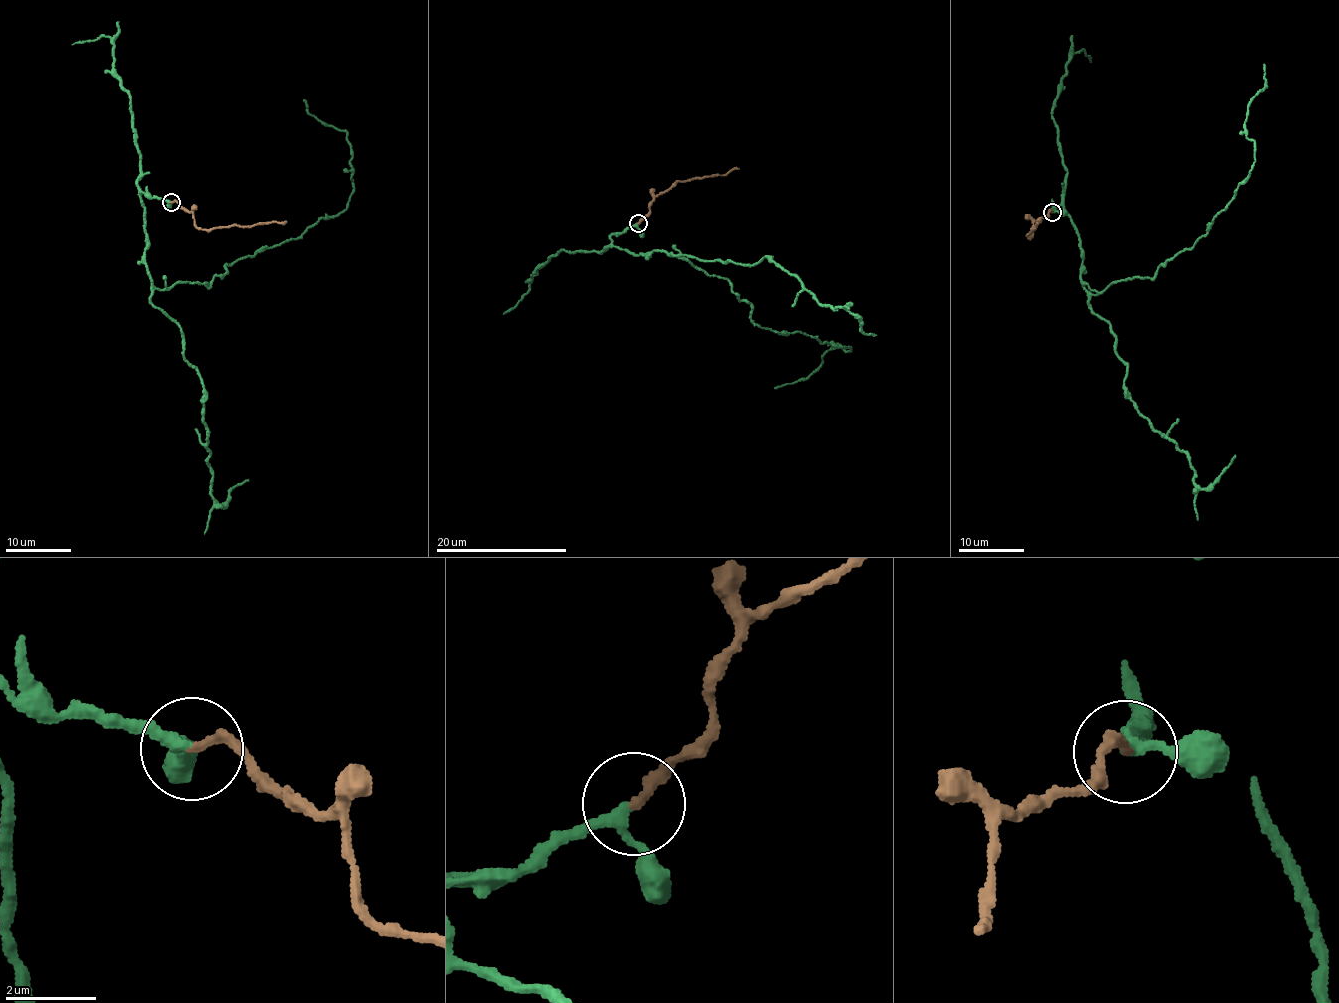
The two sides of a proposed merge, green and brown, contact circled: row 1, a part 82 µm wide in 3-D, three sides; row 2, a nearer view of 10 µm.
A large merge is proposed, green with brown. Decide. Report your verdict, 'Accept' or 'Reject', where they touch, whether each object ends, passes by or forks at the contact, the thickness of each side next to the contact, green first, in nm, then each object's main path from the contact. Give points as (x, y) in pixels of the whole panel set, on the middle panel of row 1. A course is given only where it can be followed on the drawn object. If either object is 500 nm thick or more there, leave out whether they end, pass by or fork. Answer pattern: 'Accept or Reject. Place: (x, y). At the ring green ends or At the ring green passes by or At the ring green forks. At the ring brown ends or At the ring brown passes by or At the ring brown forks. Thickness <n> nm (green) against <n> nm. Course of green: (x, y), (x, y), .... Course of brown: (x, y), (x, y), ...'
Accept. Place: (638, 223). At the ring green passes by. At the ring brown ends. Thickness 200 nm (green) against 190 nm. Course of green: (638, 223), (611, 244), (687, 258), (727, 278), (760, 326), (850, 347), (831, 346), (805, 378), (774, 388). Course of brown: (638, 223), (649, 213), (653, 198), (676, 184), (726, 175), (739, 168)

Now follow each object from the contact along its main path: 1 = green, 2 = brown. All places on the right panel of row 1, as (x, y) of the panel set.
1: (1052, 211), (1072, 220), (1091, 293), (1152, 278), (1247, 181), (1245, 122), (1264, 64)
2: (1052, 211), (1034, 222), (1033, 234), (1029, 237), (1031, 229), (1041, 221), (1040, 217)

